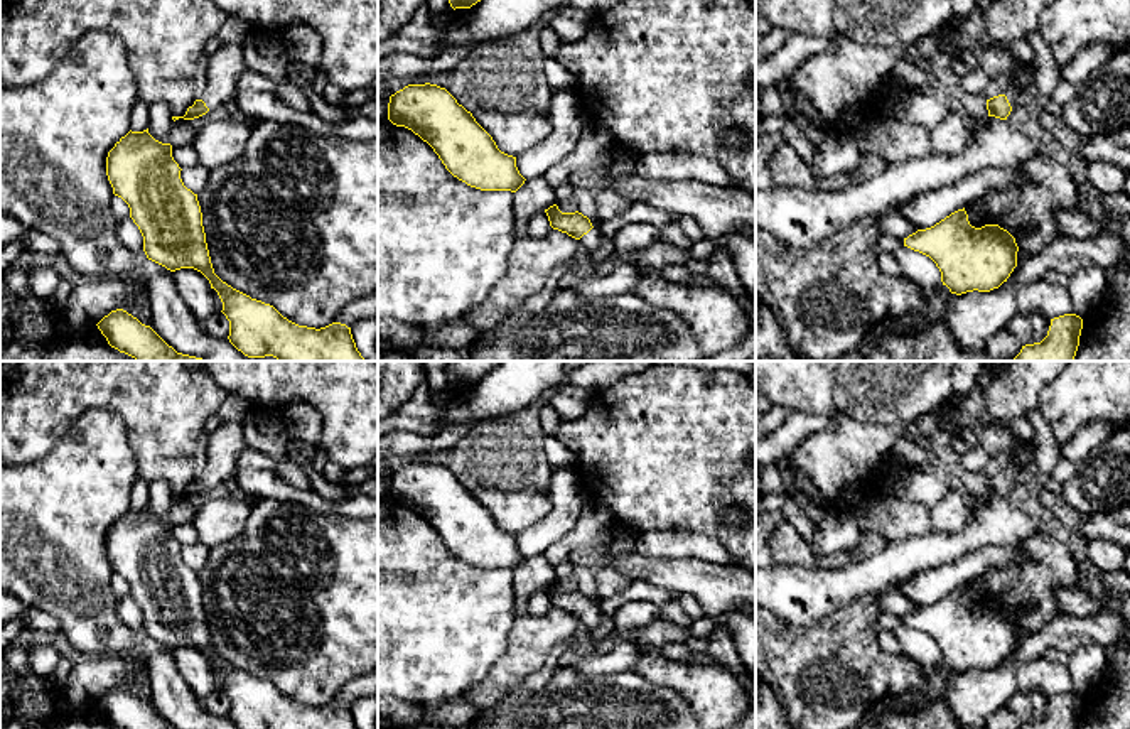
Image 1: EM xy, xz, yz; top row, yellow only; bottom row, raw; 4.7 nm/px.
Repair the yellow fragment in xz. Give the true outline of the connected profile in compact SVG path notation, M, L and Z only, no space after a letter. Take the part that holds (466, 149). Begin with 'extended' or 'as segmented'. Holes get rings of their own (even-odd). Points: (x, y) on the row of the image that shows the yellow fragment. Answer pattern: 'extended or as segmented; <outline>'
as segmented; M430 83L405 86L390 96L388 120L427 142L445 169L471 187L516 192L526 181L516 157L501 152L445 88Z

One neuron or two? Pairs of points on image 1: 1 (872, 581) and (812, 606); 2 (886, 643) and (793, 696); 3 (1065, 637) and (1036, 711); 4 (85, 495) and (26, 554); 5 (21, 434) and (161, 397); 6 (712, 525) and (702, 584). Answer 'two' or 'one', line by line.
1: one
2: two
3: two
4: one
5: one
6: two

